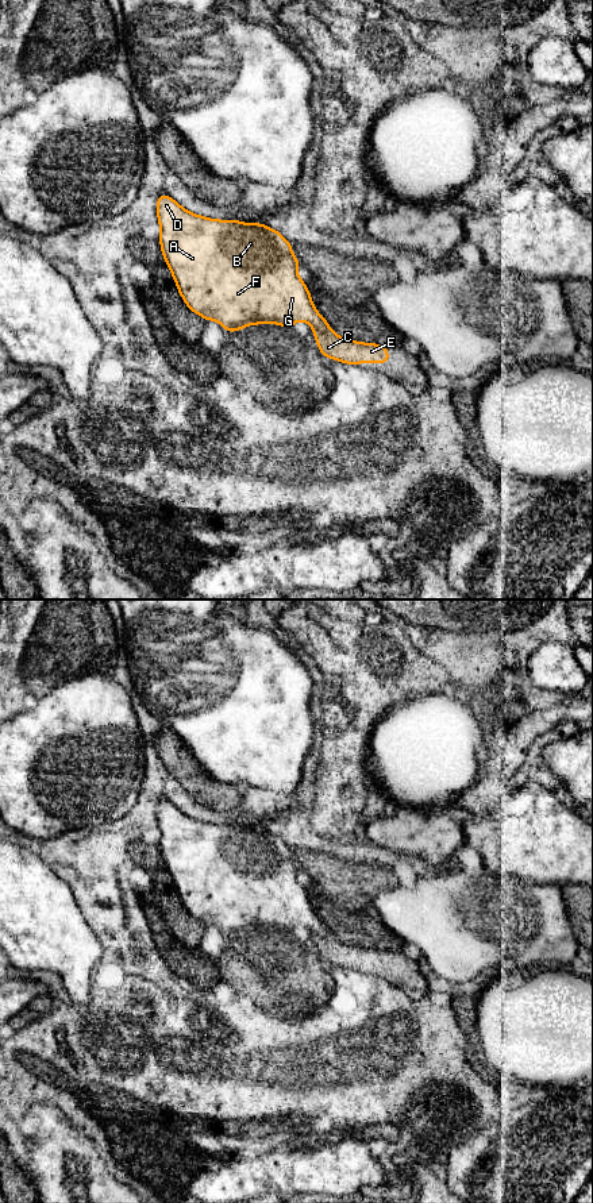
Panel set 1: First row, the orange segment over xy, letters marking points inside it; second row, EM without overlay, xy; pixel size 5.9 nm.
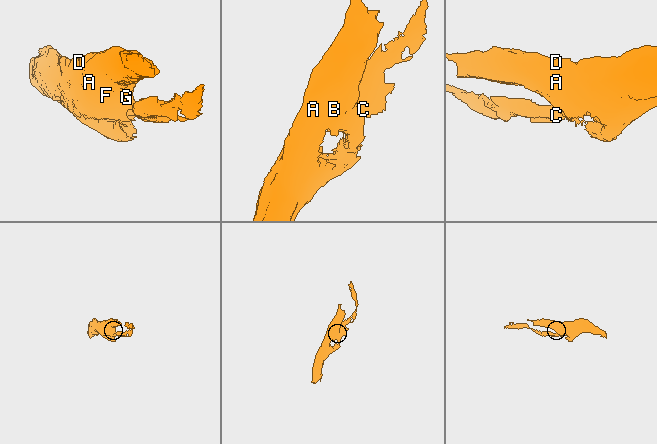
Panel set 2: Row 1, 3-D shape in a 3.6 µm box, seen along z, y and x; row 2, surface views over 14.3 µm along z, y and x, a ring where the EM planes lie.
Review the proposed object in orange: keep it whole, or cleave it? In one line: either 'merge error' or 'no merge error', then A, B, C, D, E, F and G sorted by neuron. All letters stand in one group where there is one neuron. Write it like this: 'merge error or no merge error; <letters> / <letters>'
merge error; A B D F G / C E

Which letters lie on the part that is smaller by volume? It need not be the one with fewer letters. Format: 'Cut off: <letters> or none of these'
Cut off: C, E

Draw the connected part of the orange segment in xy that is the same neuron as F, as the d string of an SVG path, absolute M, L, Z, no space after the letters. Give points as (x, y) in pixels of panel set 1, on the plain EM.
M167 799L158 801L157 821L161 832L161 856L178 898L186 911L205 926L215 925L227 937L257 929L278 929L292 934L296 926L304 926L312 934L330 933L327 925L316 915L307 890L299 882L300 865L293 859L292 849L278 836L259 828L217 825L195 820Z

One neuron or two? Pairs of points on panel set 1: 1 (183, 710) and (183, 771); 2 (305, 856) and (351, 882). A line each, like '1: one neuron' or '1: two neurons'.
1: two neurons
2: one neuron

